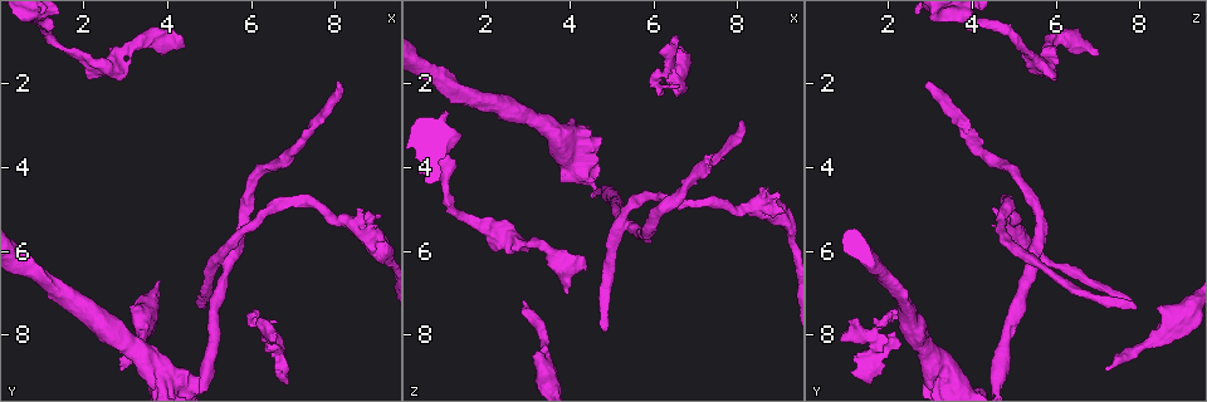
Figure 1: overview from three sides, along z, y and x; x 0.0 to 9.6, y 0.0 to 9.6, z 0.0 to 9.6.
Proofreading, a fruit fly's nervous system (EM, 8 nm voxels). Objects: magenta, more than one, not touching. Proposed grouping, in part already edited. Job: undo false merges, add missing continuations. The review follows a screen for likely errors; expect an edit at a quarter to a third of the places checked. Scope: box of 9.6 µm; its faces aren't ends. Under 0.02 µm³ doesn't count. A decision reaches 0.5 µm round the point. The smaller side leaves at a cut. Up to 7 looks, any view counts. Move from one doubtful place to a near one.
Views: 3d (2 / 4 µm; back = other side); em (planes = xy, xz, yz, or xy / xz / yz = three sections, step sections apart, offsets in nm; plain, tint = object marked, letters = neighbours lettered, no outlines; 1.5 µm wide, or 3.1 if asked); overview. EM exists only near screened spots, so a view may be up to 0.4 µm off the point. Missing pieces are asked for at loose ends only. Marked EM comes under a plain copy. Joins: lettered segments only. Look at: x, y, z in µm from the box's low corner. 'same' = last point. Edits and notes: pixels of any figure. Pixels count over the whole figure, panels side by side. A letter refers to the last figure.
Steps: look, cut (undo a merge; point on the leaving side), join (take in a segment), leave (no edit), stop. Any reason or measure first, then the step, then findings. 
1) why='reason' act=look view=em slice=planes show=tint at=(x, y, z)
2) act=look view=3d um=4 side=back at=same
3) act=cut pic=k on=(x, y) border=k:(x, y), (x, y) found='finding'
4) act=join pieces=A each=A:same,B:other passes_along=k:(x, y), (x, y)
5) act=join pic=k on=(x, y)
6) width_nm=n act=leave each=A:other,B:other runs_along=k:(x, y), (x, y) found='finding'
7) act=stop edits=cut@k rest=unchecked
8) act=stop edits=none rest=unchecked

why='branch stops here' act=look view=em slice=xy step=8 show=tint at=(2.85, 8.80, 7.10)

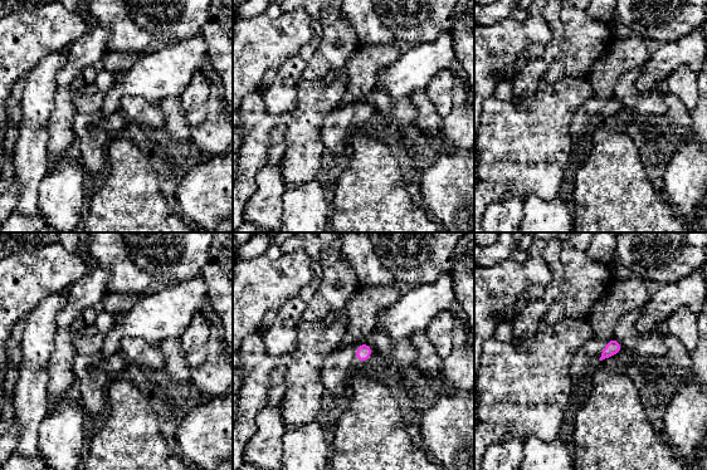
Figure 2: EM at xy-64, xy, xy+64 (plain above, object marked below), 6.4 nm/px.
act=look view=em slice=yz step=4 show=letters at=same

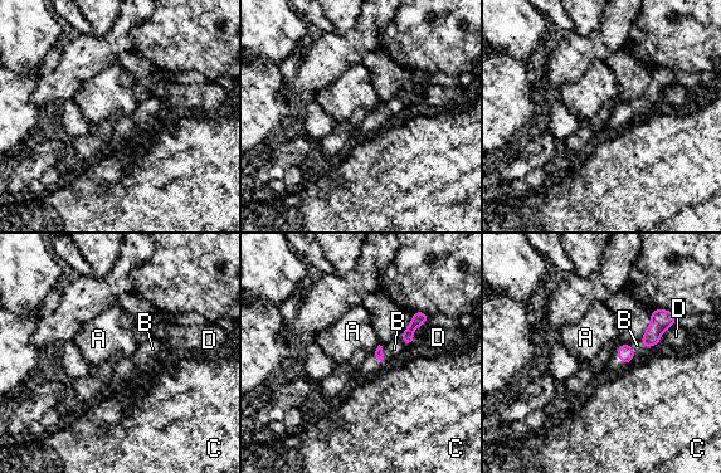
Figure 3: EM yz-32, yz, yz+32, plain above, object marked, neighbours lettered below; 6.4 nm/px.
act=join pieces=B each=A:other,B:same,C:other,D:other passes_along=3:(625, 354), (633, 350), (637, 345) found='the cell continues'

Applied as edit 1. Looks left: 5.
act=look view=overview

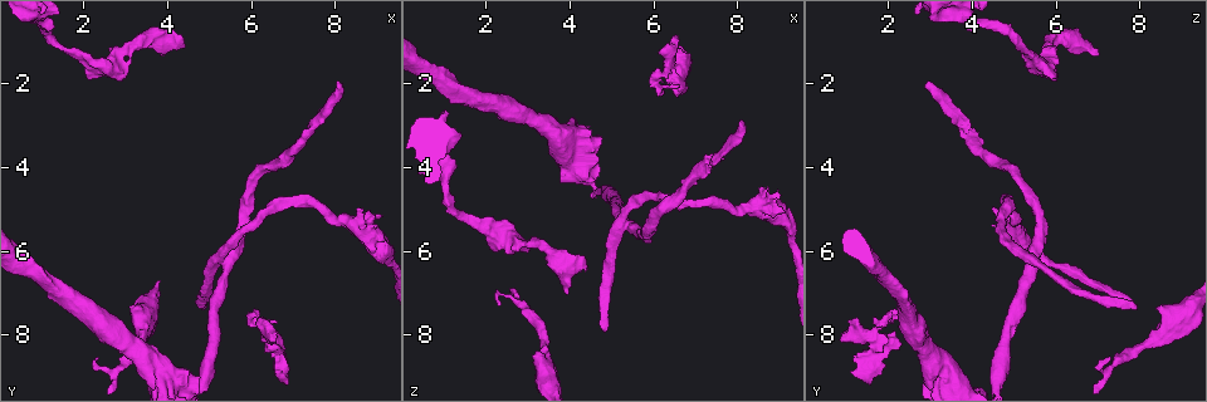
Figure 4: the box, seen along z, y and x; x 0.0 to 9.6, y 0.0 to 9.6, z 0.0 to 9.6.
why='an open end' act=look view=em slice=yz step=8 show=tint at=(4.85, 7.40, 7.85)

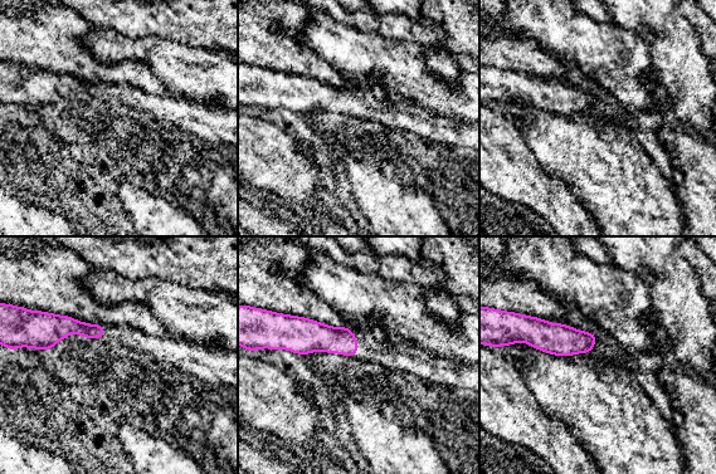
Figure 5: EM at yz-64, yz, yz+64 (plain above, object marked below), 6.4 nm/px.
act=look view=em slice=planes show=letters at=same

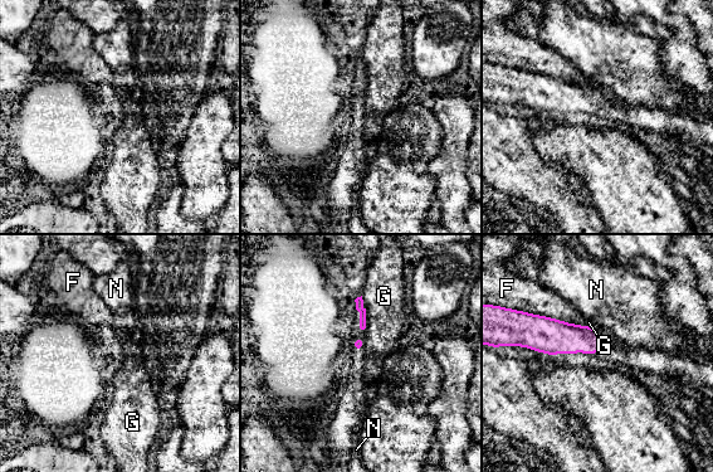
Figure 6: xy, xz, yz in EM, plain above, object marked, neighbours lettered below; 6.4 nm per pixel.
longest_contact=F:480nm act=leave each=F:other,G:other,N:other border=6:(361, 295), (366, 316) found='no lettered segment goes on from it'

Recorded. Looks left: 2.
act=stop edits=join@3 rest=unchecked

